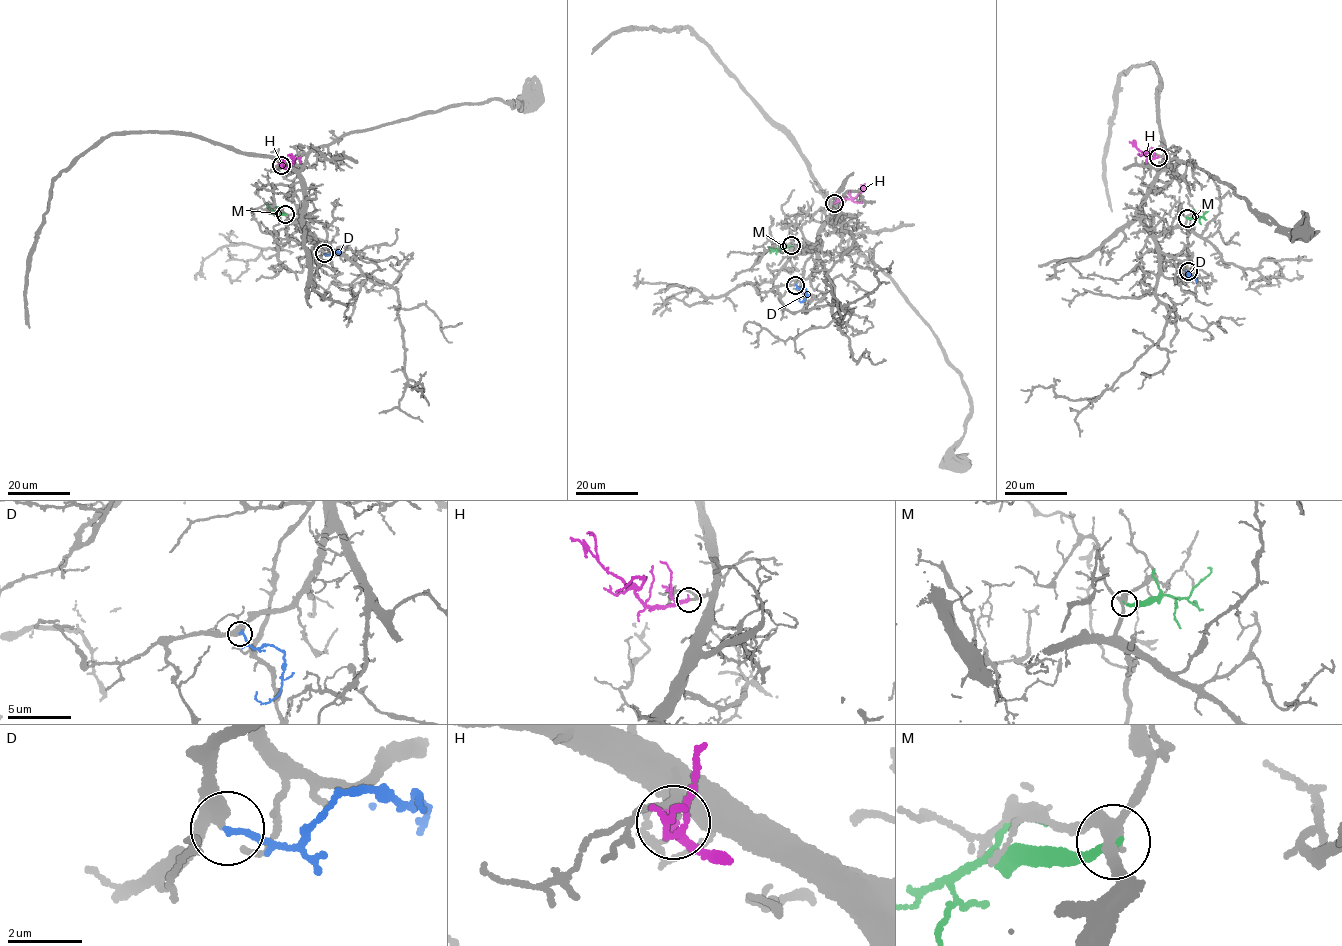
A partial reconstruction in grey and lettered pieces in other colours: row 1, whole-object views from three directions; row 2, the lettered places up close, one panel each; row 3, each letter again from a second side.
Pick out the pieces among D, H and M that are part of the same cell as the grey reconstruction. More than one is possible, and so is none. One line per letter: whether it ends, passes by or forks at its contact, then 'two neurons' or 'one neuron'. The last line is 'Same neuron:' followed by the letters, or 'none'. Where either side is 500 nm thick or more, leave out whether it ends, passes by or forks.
D: it ends there; one neuron
H: it passes by; one neuron
M: it ends there; two neurons
Same neuron: D, H

